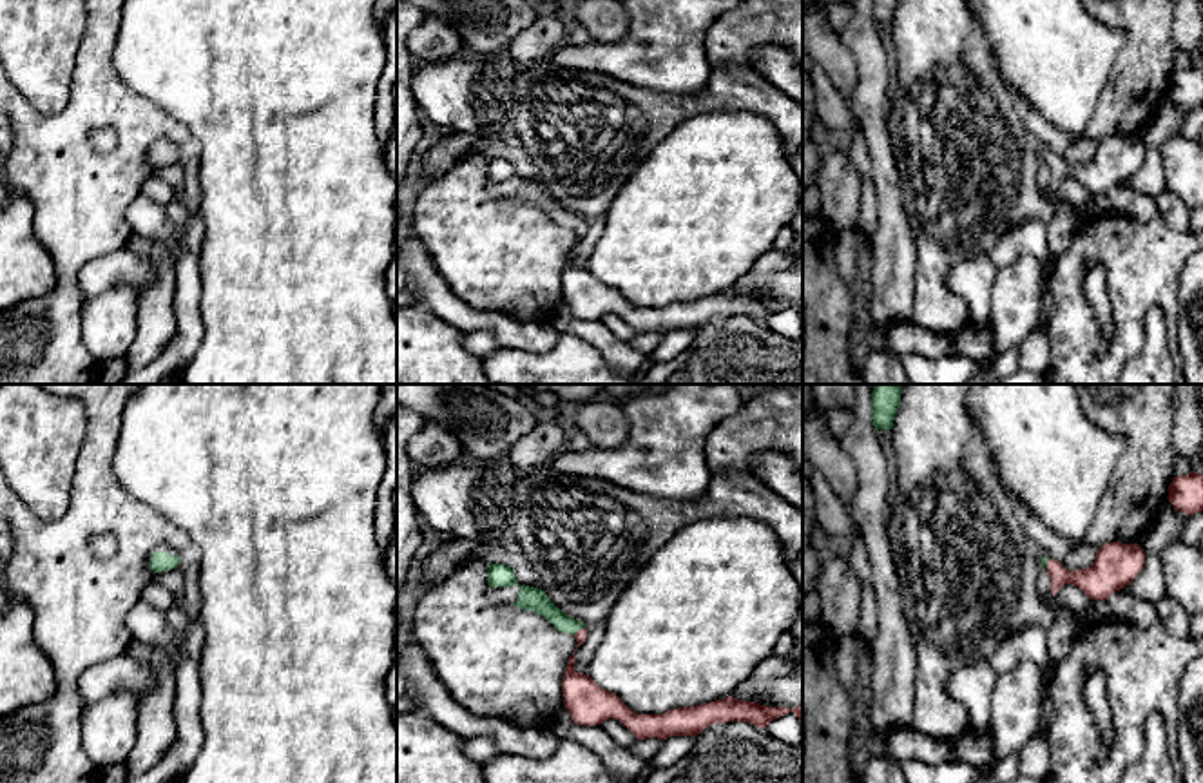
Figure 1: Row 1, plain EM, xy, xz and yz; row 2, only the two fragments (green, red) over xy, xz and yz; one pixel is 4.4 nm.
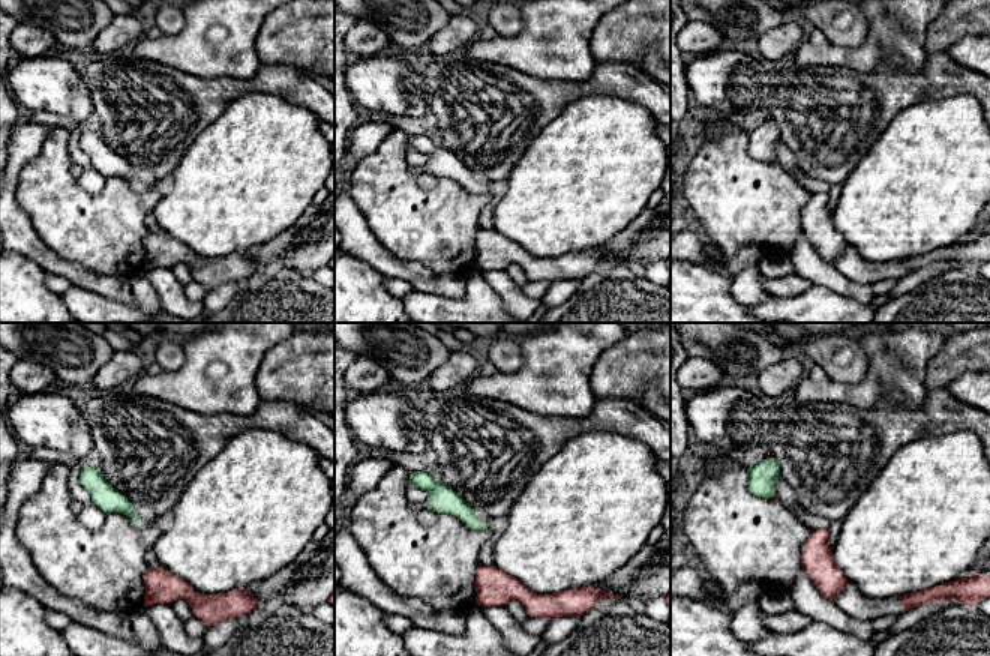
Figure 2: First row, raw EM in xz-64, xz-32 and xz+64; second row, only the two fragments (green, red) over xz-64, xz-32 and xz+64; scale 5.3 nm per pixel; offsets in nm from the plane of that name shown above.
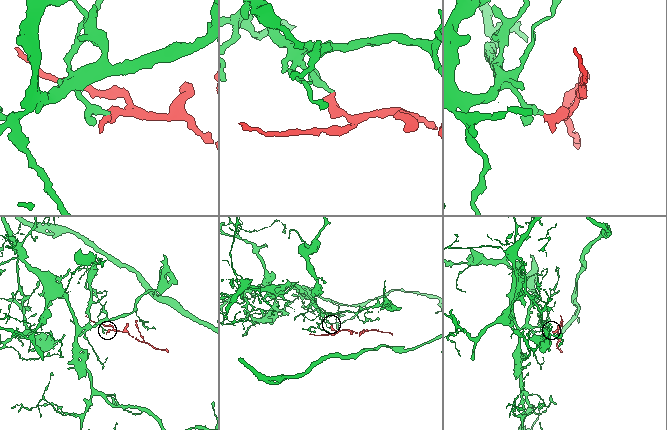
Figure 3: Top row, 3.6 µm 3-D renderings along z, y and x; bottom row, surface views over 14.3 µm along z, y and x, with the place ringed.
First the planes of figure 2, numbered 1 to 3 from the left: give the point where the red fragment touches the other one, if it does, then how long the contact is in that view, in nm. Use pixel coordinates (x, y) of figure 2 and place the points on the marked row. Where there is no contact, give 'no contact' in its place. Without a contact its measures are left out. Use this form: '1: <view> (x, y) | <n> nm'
1: no contact
2: no contact
3: no contact

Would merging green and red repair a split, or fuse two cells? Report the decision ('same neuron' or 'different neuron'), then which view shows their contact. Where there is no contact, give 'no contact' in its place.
same neuron | xz

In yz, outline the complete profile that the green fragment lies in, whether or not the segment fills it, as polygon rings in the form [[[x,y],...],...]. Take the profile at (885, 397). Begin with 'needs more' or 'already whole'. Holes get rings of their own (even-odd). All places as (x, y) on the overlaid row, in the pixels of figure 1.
already whole; [[[875,384],[871,392],[871,420],[879,430],[891,430],[900,406],[902,388],[899,384]]]

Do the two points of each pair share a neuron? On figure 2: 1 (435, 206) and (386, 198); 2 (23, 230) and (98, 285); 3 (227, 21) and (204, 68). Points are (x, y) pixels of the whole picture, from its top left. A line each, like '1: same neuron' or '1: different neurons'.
1: same neuron
2: same neuron
3: same neuron

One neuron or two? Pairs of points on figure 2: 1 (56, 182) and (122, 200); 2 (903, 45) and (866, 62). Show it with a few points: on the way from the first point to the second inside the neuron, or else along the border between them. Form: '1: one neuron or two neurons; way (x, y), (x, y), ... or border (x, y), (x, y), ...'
1: one neuron; way (72, 198), (75, 201), (105, 201)
2: one neuron; way (894, 45), (887, 45), (875, 53)

